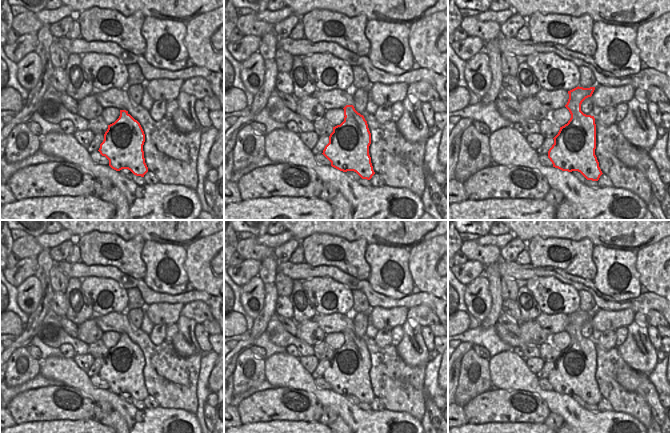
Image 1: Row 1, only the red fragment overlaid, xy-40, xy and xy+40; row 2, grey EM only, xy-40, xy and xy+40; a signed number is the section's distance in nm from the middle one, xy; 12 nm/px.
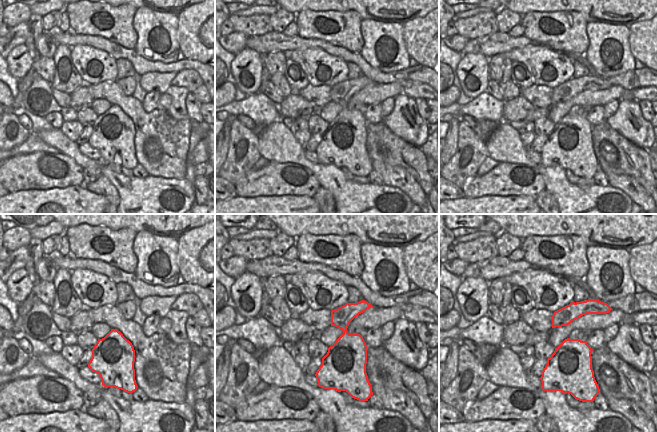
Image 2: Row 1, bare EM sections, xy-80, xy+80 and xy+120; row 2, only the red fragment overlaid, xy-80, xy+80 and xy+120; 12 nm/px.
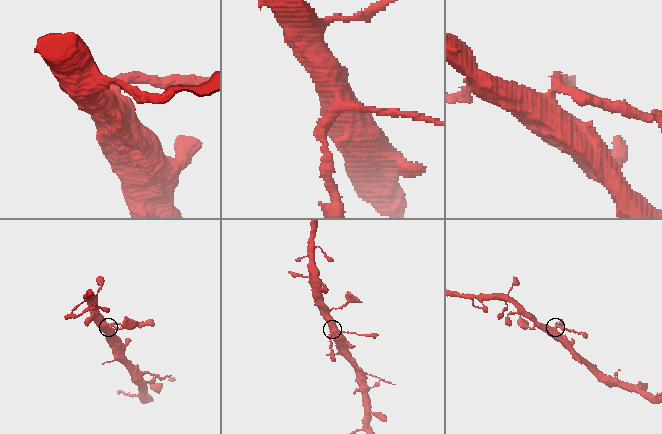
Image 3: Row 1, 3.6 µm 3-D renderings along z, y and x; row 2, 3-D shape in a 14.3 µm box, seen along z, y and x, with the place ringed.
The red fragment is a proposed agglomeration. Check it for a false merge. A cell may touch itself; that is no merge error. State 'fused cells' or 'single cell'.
fused cells

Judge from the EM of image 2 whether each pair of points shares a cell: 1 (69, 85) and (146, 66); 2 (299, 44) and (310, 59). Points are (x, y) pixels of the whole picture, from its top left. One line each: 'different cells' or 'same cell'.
1: different cells
2: different cells

